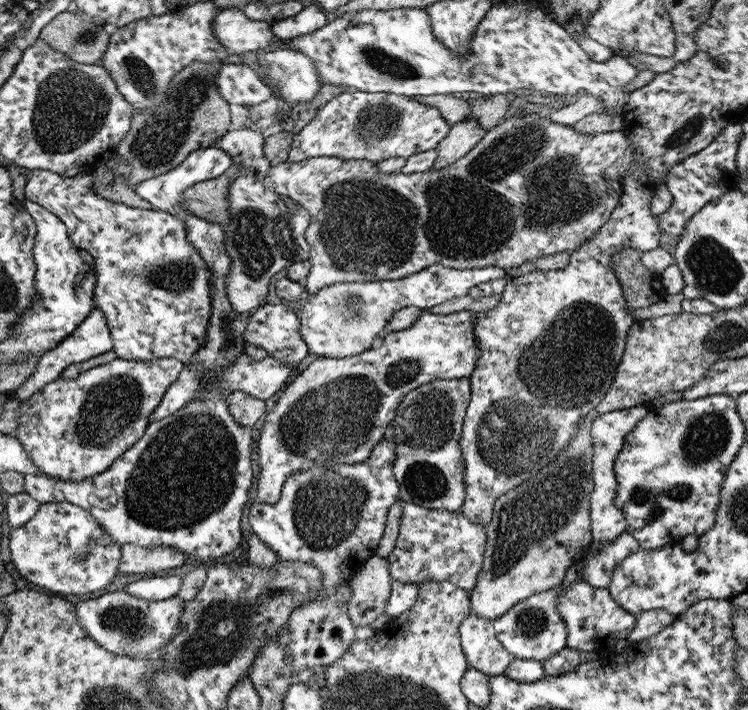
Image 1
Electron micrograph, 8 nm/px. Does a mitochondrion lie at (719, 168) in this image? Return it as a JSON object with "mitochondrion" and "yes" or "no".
{"mitochondrion":"no"}

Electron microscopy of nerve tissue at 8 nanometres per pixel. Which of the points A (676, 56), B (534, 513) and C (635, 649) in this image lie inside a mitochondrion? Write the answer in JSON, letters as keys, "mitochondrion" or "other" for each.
{"A":"other","B":"mitochondrion","C":"other"}

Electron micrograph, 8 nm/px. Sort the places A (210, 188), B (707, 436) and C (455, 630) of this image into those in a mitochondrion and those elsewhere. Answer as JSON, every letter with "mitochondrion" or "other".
{"A":"other","B":"mitochondrion","C":"other"}

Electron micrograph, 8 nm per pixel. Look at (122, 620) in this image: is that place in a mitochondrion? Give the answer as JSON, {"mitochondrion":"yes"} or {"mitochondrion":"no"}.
{"mitochondrion":"yes"}

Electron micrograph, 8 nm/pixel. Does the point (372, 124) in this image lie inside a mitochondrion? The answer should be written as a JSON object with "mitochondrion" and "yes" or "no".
{"mitochondrion":"yes"}

